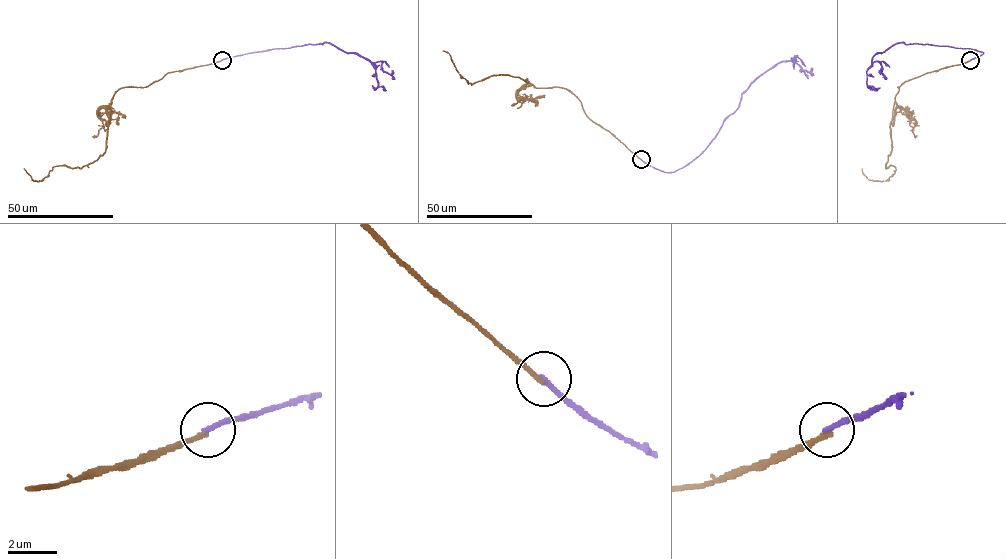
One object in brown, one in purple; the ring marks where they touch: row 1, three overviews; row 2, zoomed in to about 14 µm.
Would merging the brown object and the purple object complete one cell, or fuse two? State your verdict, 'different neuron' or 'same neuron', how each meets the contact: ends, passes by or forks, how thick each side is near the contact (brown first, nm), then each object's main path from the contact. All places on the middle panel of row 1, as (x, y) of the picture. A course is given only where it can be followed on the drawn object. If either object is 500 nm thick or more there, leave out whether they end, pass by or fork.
different neuron | brown ends | purple ends | 180/200 nm | brown via (641, 159), (594, 122), (565, 88), (536, 88), (508, 75), (468, 84), (442, 51) | purple via (641, 159), (665, 172), (687, 165), (705, 148), (738, 106), (741, 94), (760, 76), (795, 56), (794, 69)

